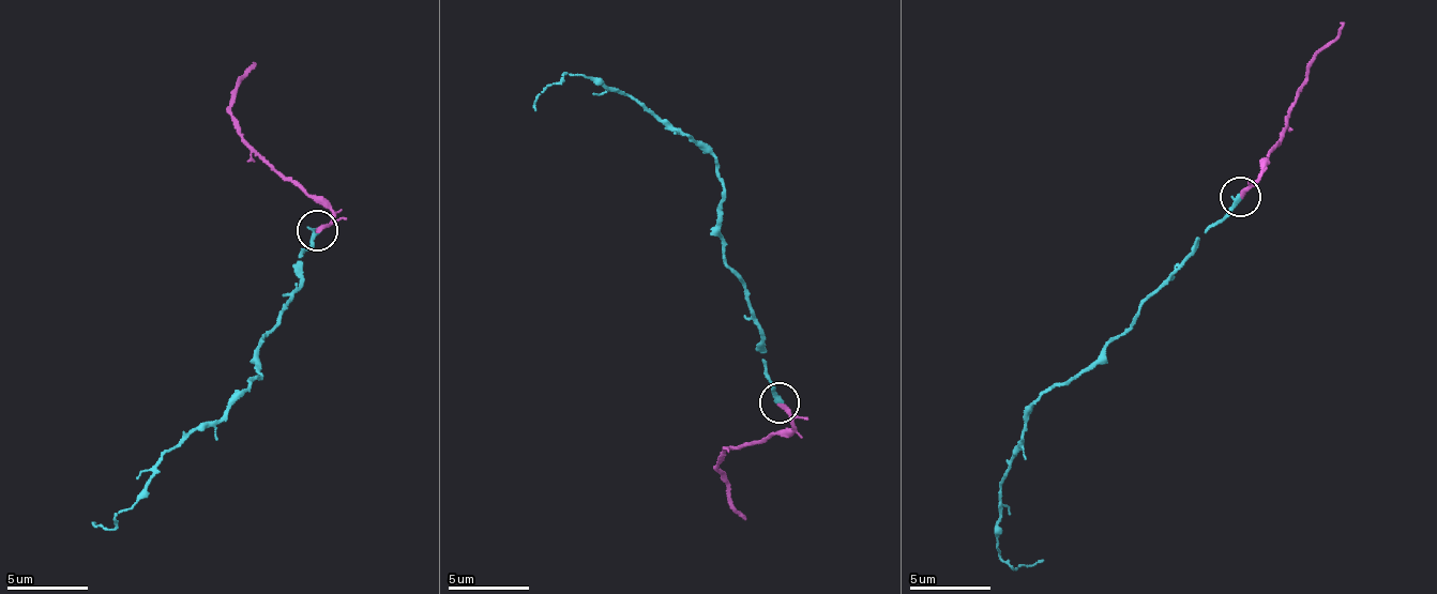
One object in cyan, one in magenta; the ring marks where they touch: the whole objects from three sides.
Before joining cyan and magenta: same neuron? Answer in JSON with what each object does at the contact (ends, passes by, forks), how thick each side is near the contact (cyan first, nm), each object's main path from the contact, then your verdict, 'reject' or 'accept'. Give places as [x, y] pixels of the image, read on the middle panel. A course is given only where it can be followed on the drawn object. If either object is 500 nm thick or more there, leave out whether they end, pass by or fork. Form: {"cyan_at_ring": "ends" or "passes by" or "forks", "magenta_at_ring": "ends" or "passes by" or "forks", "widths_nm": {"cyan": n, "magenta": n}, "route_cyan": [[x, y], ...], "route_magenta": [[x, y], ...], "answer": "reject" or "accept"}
{"cyan_at_ring": "ends", "magenta_at_ring": "ends", "widths_nm": {"cyan": 320, "magenta": 280}, "route_cyan": [[777, 401], [747, 290], [725, 262], [716, 222], [720, 164], [624, 91], [584, 76], [554, 81], [534, 112]], "route_magenta": [[777, 405], [793, 423], [792, 428], [727, 448], [719, 467], [724, 473], [730, 505], [746, 519]], "answer": "accept"}

